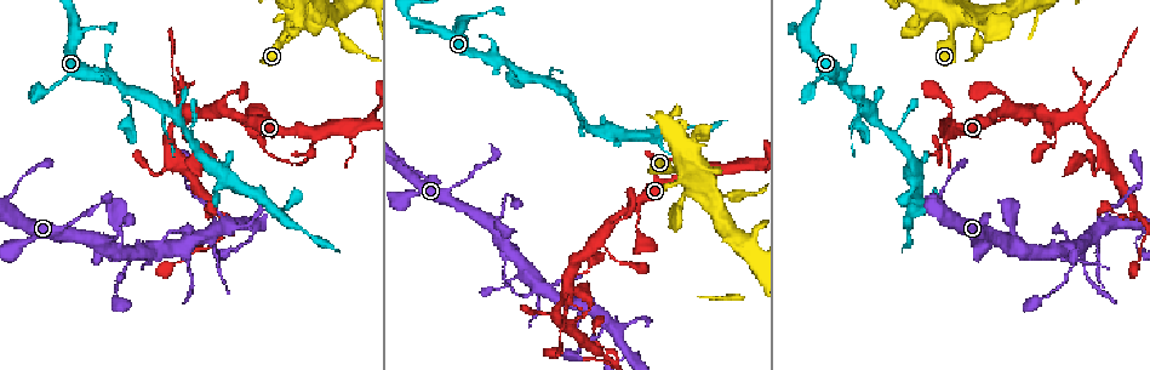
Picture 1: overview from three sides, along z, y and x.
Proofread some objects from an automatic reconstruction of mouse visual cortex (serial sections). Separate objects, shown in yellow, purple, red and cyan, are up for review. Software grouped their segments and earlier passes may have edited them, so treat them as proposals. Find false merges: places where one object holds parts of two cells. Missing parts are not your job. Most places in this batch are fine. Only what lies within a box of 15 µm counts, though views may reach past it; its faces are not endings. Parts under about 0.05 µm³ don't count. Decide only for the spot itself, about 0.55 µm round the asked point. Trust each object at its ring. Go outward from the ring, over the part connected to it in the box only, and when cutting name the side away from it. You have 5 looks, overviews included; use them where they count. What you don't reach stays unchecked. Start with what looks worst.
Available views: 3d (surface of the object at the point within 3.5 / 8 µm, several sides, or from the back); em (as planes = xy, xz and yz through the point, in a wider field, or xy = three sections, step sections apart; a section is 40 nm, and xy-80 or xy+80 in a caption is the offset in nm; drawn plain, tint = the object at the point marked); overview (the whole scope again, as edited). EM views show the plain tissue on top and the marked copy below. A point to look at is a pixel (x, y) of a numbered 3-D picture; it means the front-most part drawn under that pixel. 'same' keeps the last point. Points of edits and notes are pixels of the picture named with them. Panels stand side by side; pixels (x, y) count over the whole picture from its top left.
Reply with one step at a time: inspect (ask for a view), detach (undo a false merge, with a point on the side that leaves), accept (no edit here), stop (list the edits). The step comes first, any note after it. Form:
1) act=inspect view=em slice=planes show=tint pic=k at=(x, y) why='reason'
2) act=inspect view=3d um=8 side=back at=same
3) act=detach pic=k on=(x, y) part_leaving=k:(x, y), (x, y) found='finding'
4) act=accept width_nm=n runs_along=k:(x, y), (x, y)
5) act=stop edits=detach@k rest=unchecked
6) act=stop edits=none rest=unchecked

act=inspect view=3d um=3.5 pic=1 at=(564, 296) why='three-way junction'

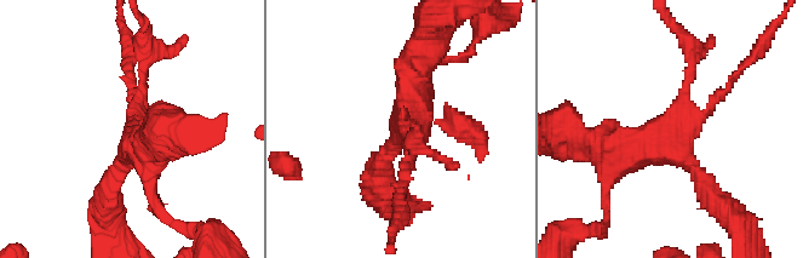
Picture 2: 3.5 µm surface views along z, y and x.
act=inspect view=em slice=xy step=1 show=tint pic=2 at=(407, 128) why='now the EM'

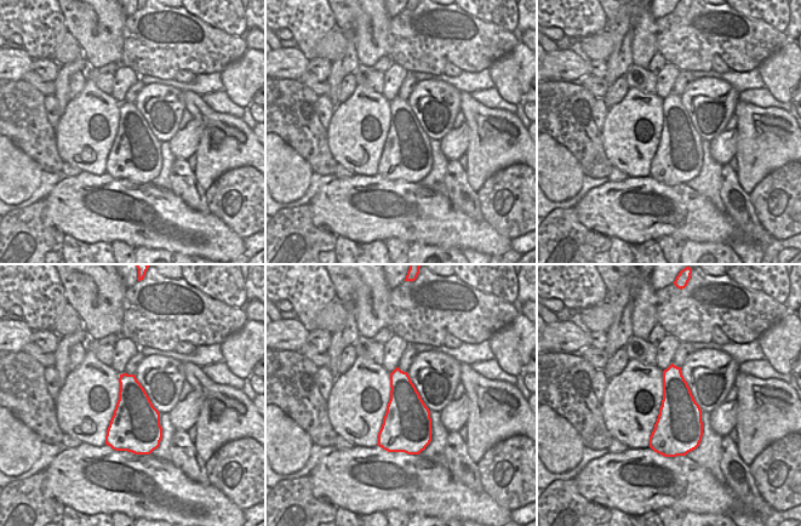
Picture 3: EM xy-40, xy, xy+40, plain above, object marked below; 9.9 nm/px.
act=accept runs_along=2:(600, 150), (674, 145), (720, 206) found='continuous, no second cell'

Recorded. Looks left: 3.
act=inspect view=3d um=3.5 pic=1 at=(314, 132) why='two arms in line, one across'

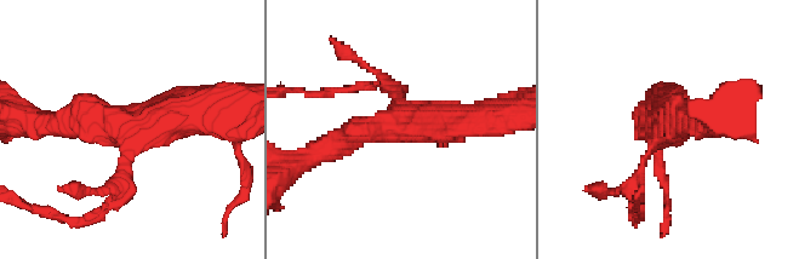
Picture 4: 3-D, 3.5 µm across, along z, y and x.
act=inspect view=em slice=xy step=5 show=tint pic=4 at=(132, 126) arms=3 arm_widths_nm=150,350,500

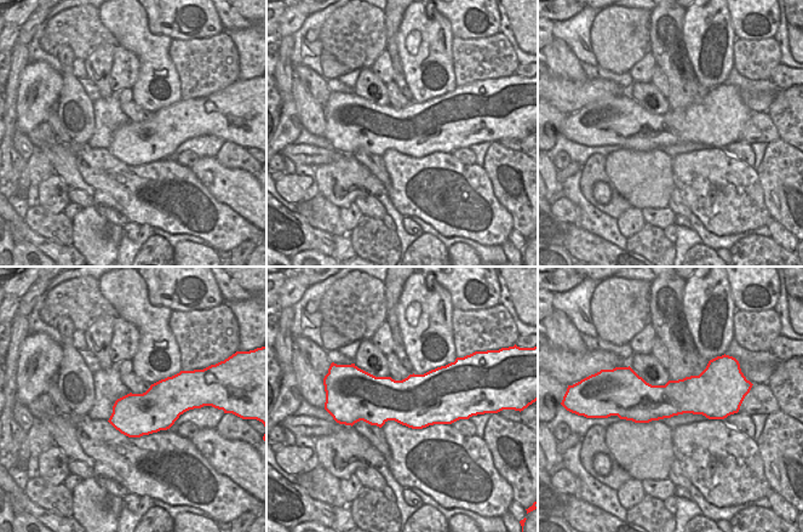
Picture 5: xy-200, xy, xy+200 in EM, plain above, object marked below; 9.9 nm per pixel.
act=accept runs_along=4:(327, 145), (357, 130), (479, 120) found='one cell here'

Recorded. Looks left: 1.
act=stop edits=none rest=unchecked

